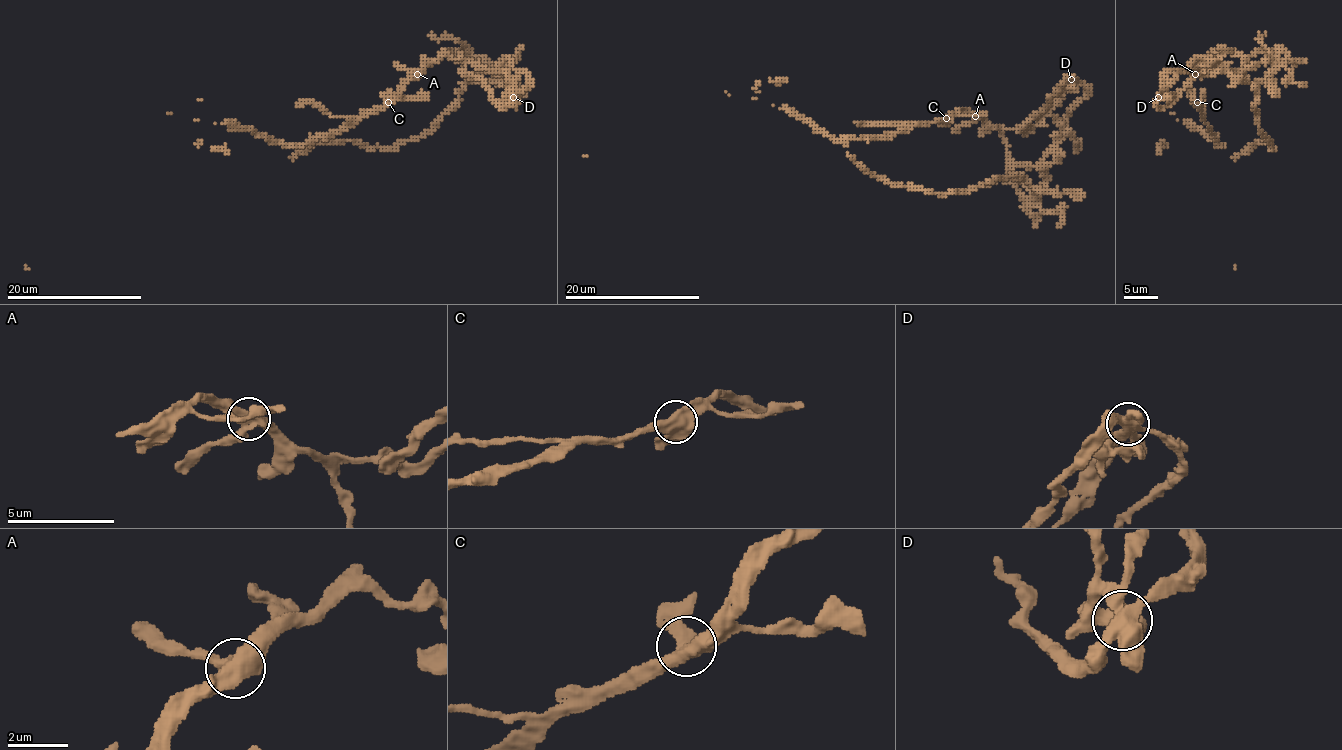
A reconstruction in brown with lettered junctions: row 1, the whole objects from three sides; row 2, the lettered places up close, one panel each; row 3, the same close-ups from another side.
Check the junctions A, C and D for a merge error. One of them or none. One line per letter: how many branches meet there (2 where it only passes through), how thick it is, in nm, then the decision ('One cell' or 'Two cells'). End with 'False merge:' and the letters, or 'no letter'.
A: Branches: 3. Thickness 460 nm. One cell
C: Branches: 3. Thickness 440 nm. One cell
D: Branches: 4. Thickness 480 nm. Two cells
False merge: D

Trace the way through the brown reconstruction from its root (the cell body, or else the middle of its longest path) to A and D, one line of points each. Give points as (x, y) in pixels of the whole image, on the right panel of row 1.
A: (1202, 112), (1188, 87), (1188, 80), (1195, 74)
D: (1202, 112), (1194, 101), (1188, 82), (1207, 57), (1209, 62), (1199, 68), (1172, 70), (1158, 97)

